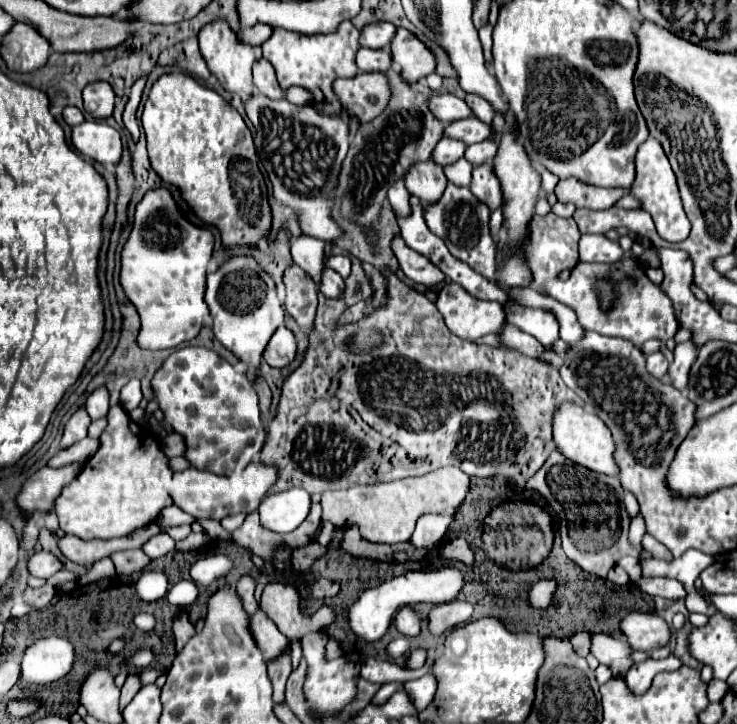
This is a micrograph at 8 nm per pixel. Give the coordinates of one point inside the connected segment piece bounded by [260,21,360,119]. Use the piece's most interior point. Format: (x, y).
(311, 61)

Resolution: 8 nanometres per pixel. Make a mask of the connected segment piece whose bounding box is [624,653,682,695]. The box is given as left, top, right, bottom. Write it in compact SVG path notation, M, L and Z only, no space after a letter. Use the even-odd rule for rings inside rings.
M670 653L666 659L648 659L644 663L638 663L636 669L634 667L630 669L630 675L624 681L634 695L644 695L650 689L656 673L674 671L680 667L682 667L682 661L674 653Z

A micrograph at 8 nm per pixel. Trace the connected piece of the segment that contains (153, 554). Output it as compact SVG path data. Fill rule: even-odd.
M158 533L158 535L150 537L150 539L144 543L144 547L142 547L142 551L144 551L150 559L164 557L164 555L170 553L172 549L174 549L174 539L172 539L170 535L166 535L166 533Z

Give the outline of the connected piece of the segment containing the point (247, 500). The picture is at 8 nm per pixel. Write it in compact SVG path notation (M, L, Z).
M252 461L244 471L232 473L228 479L218 477L208 471L198 471L198 469L186 469L180 473L172 475L172 501L178 505L182 511L186 511L192 517L200 519L224 519L224 515L236 515L236 513L252 513L258 509L262 503L266 491L272 487L276 481L276 469L266 467L258 461Z

